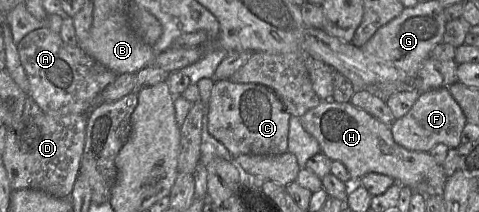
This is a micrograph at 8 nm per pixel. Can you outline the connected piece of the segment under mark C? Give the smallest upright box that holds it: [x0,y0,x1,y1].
[207,81,291,157]

